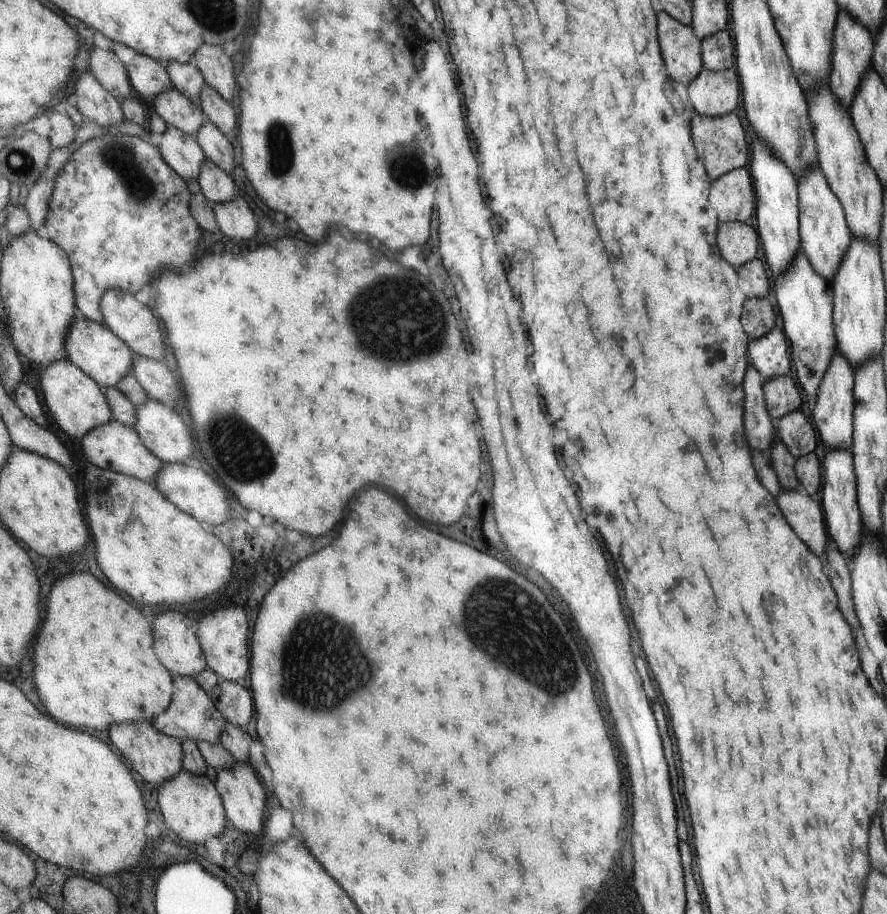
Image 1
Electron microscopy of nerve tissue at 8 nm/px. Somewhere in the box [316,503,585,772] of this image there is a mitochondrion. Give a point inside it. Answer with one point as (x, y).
(497, 617)

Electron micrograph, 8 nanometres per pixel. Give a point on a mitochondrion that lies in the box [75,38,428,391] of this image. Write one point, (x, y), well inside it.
(142, 187)

